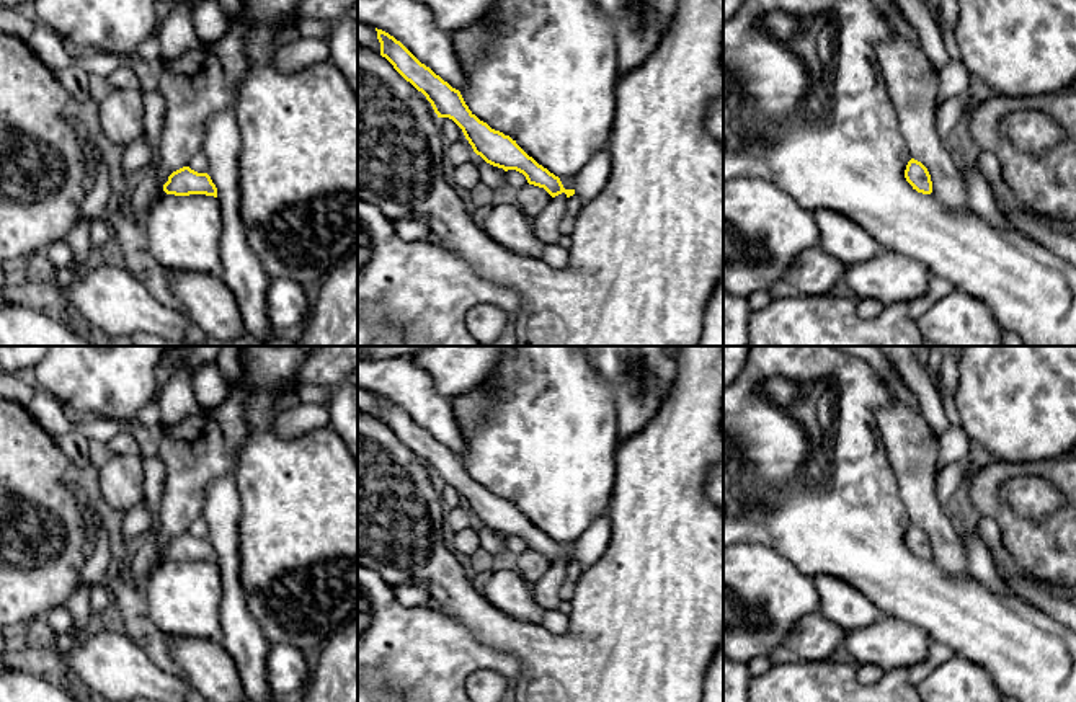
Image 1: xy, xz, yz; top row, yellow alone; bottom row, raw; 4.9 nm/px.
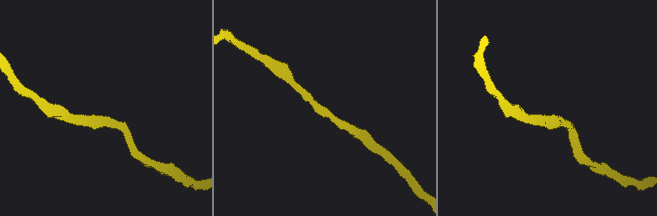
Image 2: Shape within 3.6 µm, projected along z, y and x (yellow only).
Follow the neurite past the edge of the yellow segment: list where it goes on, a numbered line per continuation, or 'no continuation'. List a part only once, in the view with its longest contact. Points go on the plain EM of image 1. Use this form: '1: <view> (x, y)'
no continuation

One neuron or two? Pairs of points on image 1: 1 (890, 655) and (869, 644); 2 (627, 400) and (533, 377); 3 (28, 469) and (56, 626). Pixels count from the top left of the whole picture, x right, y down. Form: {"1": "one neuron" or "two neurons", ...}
{"1": "one neuron", "2": "two neurons", "3": "two neurons"}

